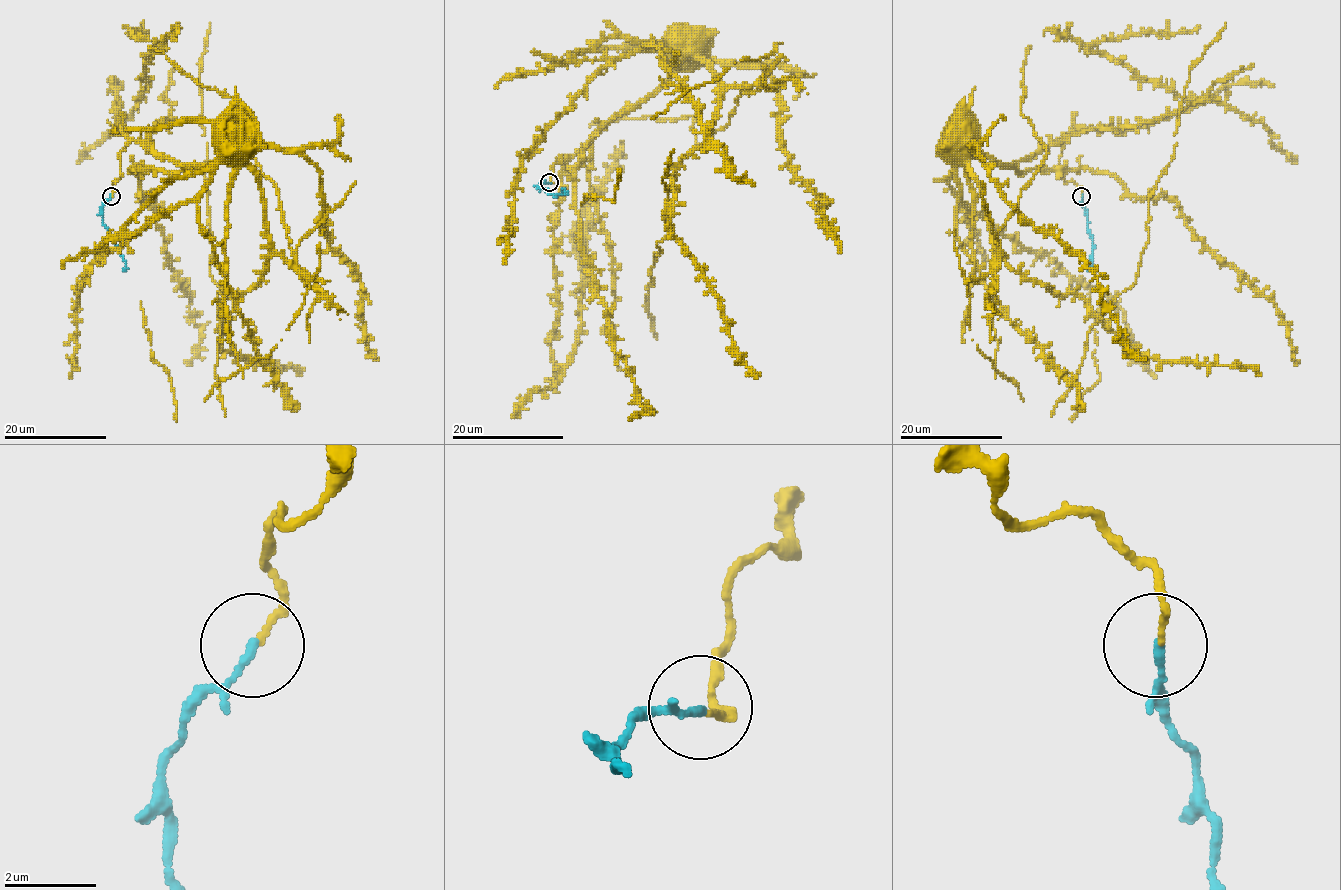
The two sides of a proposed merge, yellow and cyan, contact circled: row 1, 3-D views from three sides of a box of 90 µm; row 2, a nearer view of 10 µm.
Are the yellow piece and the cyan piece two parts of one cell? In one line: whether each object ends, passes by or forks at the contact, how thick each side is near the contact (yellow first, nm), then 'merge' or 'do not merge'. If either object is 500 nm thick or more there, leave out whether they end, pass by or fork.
yellow ends | cyan ends | 120/180 nm | merge

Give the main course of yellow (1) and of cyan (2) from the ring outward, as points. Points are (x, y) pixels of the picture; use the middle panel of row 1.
1: (550, 182), (558, 160), (567, 164), (620, 112), (649, 98), (671, 72), (671, 47), (678, 45), (680, 52)
2: (548, 182), (540, 184), (539, 189), (544, 188), (550, 195), (565, 193), (562, 189)

